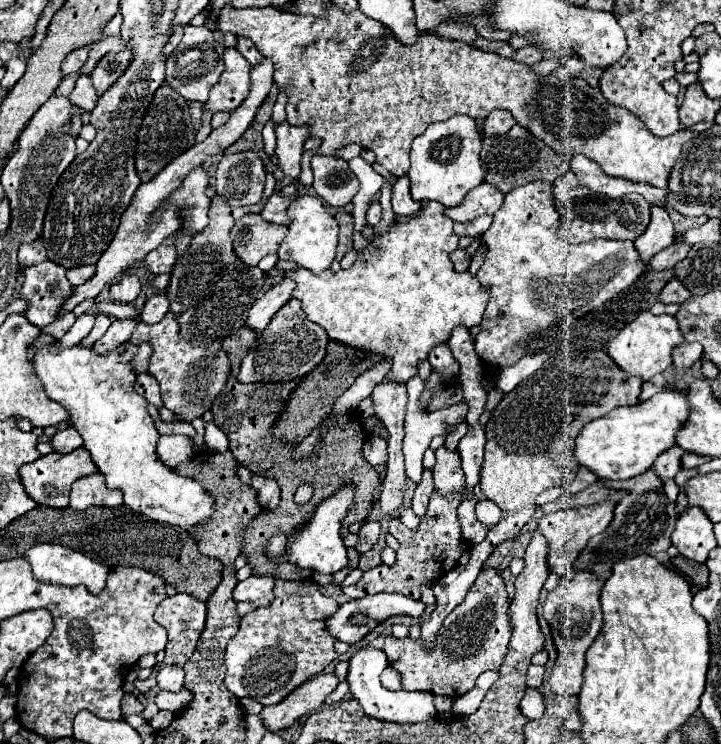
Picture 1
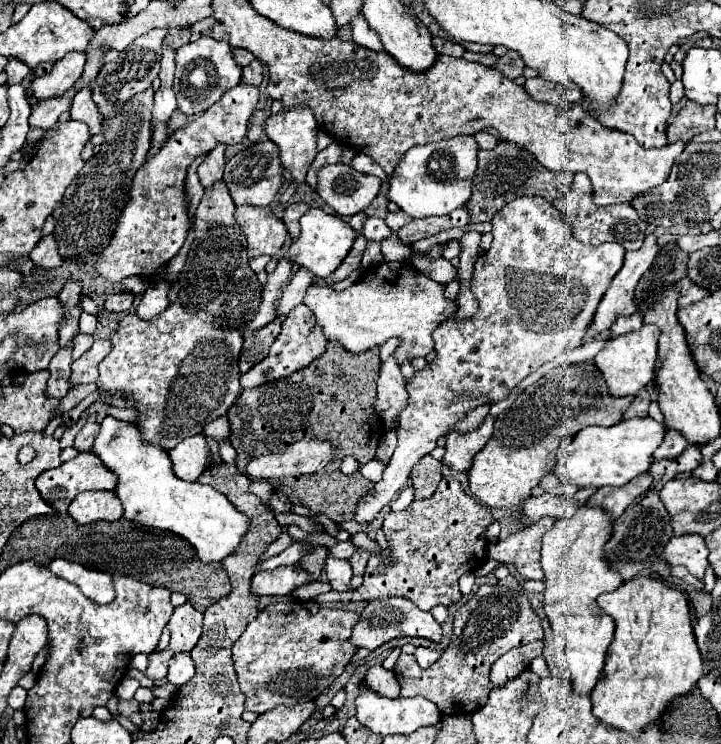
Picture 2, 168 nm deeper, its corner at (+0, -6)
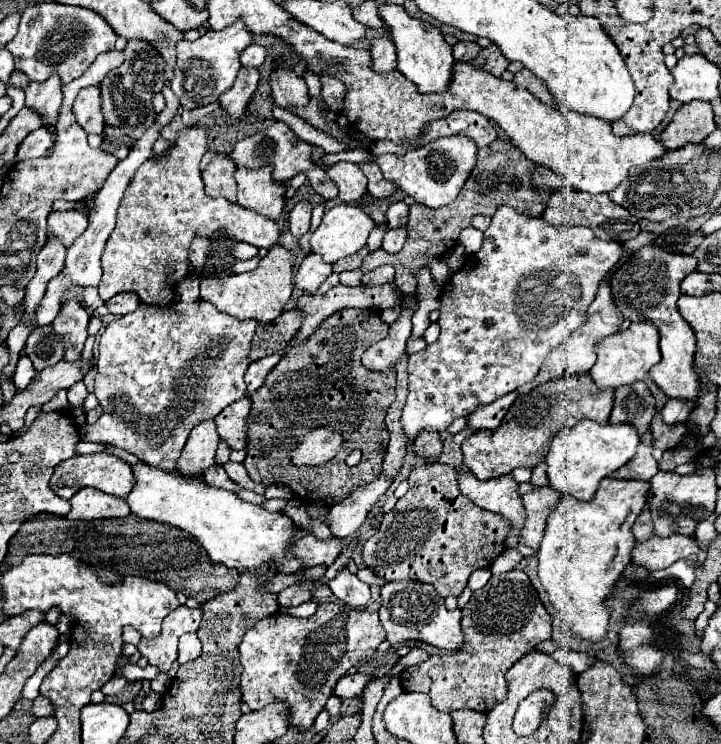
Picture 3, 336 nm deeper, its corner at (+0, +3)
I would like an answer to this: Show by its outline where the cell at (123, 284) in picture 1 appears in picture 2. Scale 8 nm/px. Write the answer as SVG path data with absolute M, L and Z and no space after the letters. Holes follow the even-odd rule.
M114 294L110 296L106 302L104 302L104 310L108 312L128 312L132 308L132 302L134 302L134 296L132 294Z

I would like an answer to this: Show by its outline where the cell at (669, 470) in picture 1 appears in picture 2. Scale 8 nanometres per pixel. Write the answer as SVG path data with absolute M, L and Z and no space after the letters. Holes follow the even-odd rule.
M668 428L666 436L664 436L664 442L654 452L654 458L656 460L660 460L660 458L676 458L686 446L688 446L688 440L678 430Z

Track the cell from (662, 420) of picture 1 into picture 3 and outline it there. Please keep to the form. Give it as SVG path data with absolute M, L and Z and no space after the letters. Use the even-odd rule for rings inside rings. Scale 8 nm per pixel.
M588 419L578 421L574 427L560 431L550 443L550 451L546 455L550 487L580 501L590 501L598 489L598 483L612 471L624 467L636 455L638 445L640 433L632 425L626 423L600 425Z

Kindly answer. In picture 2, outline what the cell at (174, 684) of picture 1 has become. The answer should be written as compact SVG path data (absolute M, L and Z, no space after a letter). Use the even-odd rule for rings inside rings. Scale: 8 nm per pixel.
M186 652L186 654L174 654L172 660L170 660L170 670L168 670L166 680L172 682L178 688L184 682L188 682L194 674L196 674L196 668L194 668L194 662L190 658L190 652Z

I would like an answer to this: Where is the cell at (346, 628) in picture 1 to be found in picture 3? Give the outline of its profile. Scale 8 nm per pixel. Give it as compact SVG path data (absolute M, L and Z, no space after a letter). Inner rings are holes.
M392 581L380 589L380 623L386 631L386 641L390 645L400 645L404 641L424 641L440 649L460 649L462 631L460 631L460 609L448 611L444 599L434 591L432 585L420 581Z

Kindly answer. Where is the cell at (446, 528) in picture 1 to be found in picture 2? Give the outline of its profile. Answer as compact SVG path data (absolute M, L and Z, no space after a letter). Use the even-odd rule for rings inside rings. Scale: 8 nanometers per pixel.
M452 476L442 478L436 492L430 498L414 500L404 512L388 512L384 516L382 530L386 534L388 548L380 550L380 552L376 552L368 558L366 572L364 572L364 584L358 590L352 590L350 594L322 593L302 602L302 604L309 609L314 602L316 604L326 604L334 600L334 602L347 603L350 600L352 602L386 600L390 596L402 596L402 598L408 598L408 600L416 602L416 606L420 606L420 610L432 610L438 604L452 606L452 604L462 600L462 592L458 588L458 578L464 572L474 572L476 568L480 568L488 560L488 540L484 538L484 532L492 522L494 522L494 518L492 518L490 510L486 506L482 506L476 498L468 496L462 490L462 486L456 478L452 478ZM420 562L426 562L426 572L420 566Z

